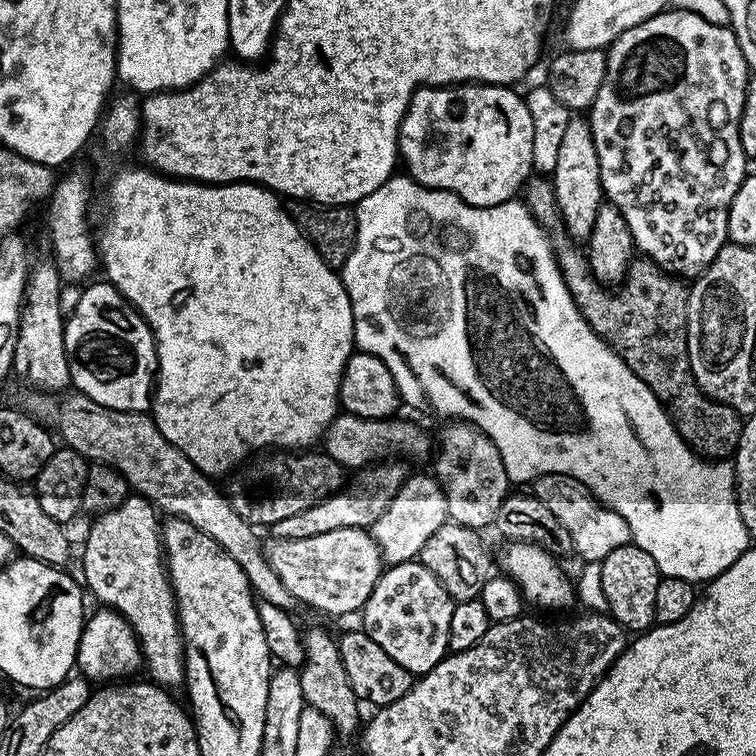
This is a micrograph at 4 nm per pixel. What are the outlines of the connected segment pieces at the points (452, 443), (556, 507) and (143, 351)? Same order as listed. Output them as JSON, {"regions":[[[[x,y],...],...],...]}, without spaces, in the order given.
{"regions":[[[[467,422],[445,424],[448,425],[441,430],[434,452],[434,475],[446,498],[448,519],[467,528],[484,530],[487,524],[488,527],[495,525],[498,506],[502,506],[502,502],[510,495],[510,481],[502,454],[498,454],[498,446],[494,446],[491,438],[474,425]]],[[[562,474],[538,476],[531,485],[530,492],[538,498],[538,502],[542,502],[542,506],[548,507],[550,514],[554,514],[554,518],[558,518],[562,526],[566,526],[566,531],[570,533],[572,551],[577,557],[581,556],[581,561],[599,562],[606,558],[606,554],[610,554],[610,550],[618,550],[618,546],[632,543],[630,526],[626,526],[626,518],[601,504],[592,495],[591,488],[573,476]]],[[[107,282],[91,284],[83,289],[78,306],[74,307],[64,326],[71,387],[103,408],[147,413],[154,404],[154,381],[158,376],[156,339],[152,337],[150,326],[140,317],[139,310],[114,285]]]]}

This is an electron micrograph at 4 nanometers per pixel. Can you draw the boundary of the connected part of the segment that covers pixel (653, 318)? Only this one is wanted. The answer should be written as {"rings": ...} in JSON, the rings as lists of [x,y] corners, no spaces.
{"rings":[[[567,234],[553,235],[552,251],[556,254],[556,265],[560,268],[562,278],[578,306],[578,310],[586,318],[586,322],[592,329],[605,340],[607,344],[630,366],[632,373],[658,398],[661,408],[667,411],[672,425],[678,430],[678,434],[687,442],[689,448],[697,456],[713,462],[724,462],[735,453],[740,435],[744,429],[744,420],[740,413],[717,400],[711,400],[698,386],[694,374],[690,370],[690,358],[688,357],[688,289],[689,285],[681,277],[662,272],[659,264],[647,258],[633,259],[628,267],[628,274],[623,284],[615,290],[598,283],[592,277],[592,271],[588,265],[585,249],[577,241]]]}

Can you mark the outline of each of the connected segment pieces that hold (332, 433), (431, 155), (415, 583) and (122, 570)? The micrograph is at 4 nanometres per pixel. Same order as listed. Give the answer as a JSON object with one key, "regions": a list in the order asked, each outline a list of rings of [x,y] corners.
{"regions":[[[[338,414],[332,419],[327,430],[324,431],[322,437],[323,451],[327,452],[330,458],[339,462],[345,470],[359,470],[369,467],[373,462],[383,461],[392,452],[409,456],[412,460],[422,459],[428,451],[429,455],[434,448],[433,437],[431,440],[418,425],[400,419],[371,420],[370,418]]],[[[453,84],[451,86],[421,86],[410,98],[406,114],[400,123],[400,147],[398,149],[402,168],[407,175],[418,181],[423,188],[439,188],[441,192],[453,192],[455,196],[466,201],[475,208],[489,208],[505,204],[513,199],[523,189],[526,181],[533,175],[531,155],[533,153],[534,127],[531,122],[530,112],[527,109],[525,97],[512,86],[503,84]]],[[[407,560],[385,567],[381,572],[362,609],[362,630],[367,636],[374,638],[374,642],[378,642],[378,646],[382,646],[382,650],[386,650],[386,654],[390,654],[394,662],[398,662],[398,666],[406,666],[406,670],[413,674],[423,674],[438,666],[438,662],[449,655],[450,614],[454,614],[455,609],[452,595],[442,586],[442,582],[438,582],[438,578],[434,578],[434,574],[426,570],[426,566],[416,560]]],[[[129,494],[127,498],[122,501],[120,505],[114,510],[106,510],[105,512],[99,513],[95,517],[96,520],[88,528],[88,537],[84,540],[84,580],[83,583],[86,585],[88,583],[87,591],[97,596],[101,600],[100,604],[103,605],[105,609],[111,609],[117,612],[125,622],[132,627],[134,635],[136,635],[137,642],[140,643],[140,654],[142,657],[143,667],[147,670],[153,681],[155,683],[169,689],[175,689],[175,684],[178,686],[184,684],[184,642],[180,634],[180,620],[176,617],[176,596],[172,593],[172,584],[168,581],[168,569],[166,567],[166,561],[164,558],[164,549],[162,547],[162,541],[160,538],[160,529],[162,527],[161,521],[158,519],[156,521],[156,516],[158,517],[157,509],[153,508],[143,496],[138,496],[135,494]]]]}

